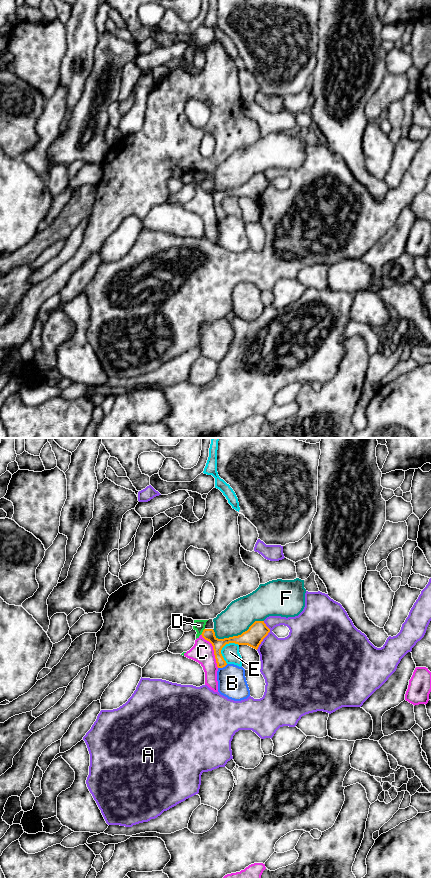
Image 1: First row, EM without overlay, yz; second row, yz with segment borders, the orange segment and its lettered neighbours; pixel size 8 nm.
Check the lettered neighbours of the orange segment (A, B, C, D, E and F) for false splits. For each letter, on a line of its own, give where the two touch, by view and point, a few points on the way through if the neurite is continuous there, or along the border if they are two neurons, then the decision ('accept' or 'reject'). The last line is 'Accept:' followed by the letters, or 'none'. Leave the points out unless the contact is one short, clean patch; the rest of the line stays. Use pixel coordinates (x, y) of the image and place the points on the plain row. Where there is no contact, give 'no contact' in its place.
A: yz (267, 186) | reject
B: yz (222, 219) | reject
C: yz (213, 201) | reject
D: yz (203, 183) | along yz (204, 180), (200, 186) | reject
E: yz (222, 199) | reject
F: yz (236, 188) | reject
Accept: none

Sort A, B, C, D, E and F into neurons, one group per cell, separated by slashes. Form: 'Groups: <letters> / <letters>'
Groups: A / B / C D / E / F

